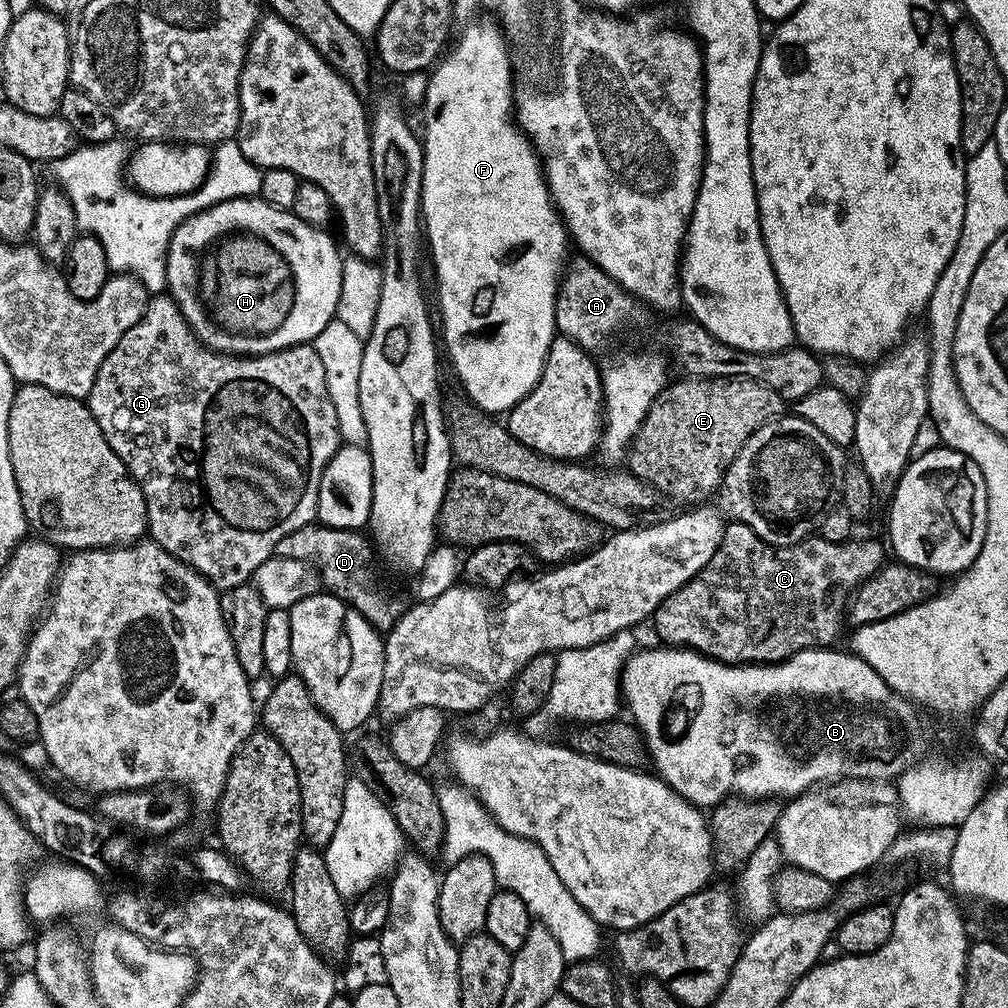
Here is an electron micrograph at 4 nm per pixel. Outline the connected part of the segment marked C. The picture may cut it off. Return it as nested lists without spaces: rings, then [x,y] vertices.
[[[729,523],[724,530],[724,537],[710,562],[700,571],[694,579],[685,582],[677,592],[672,592],[664,601],[656,607],[654,621],[656,620],[656,632],[661,636],[665,645],[673,648],[687,648],[695,650],[701,656],[706,656],[710,660],[719,660],[722,664],[778,664],[781,660],[788,660],[794,654],[805,652],[811,648],[831,649],[832,644],[840,636],[840,631],[846,628],[846,609],[850,603],[850,597],[865,580],[868,580],[885,563],[886,548],[873,538],[868,541],[847,540],[839,544],[838,542],[826,542],[819,538],[809,538],[800,544],[792,544],[789,548],[775,548],[768,544],[750,526],[745,524]]]

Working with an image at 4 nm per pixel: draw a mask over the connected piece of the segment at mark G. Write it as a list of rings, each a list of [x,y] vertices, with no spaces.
[[[168,294],[153,295],[144,308],[142,318],[130,330],[126,330],[126,334],[122,334],[118,346],[114,346],[114,350],[102,362],[86,403],[106,442],[110,442],[114,454],[118,454],[142,490],[148,515],[147,535],[151,543],[162,546],[162,550],[183,564],[190,565],[201,576],[212,581],[218,590],[249,583],[258,566],[273,556],[278,542],[282,542],[286,534],[294,534],[294,530],[317,519],[316,508],[323,470],[342,447],[338,414],[334,412],[334,402],[330,402],[330,390],[326,390],[326,369],[311,343],[296,344],[293,348],[283,348],[265,356],[236,356],[214,352],[192,333],[179,306]]]

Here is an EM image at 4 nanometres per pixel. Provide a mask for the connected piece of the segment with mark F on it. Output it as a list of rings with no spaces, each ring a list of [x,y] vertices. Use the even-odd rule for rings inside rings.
[[[484,20],[481,24],[472,24],[464,33],[460,36],[460,41],[456,44],[456,49],[452,53],[445,55],[443,59],[435,65],[434,71],[428,77],[428,89],[424,95],[424,102],[422,105],[422,111],[424,111],[424,132],[422,131],[422,143],[424,146],[424,177],[422,178],[422,194],[420,195],[420,210],[422,213],[422,228],[426,233],[426,244],[432,247],[432,264],[436,267],[436,292],[440,295],[440,316],[438,312],[438,320],[444,323],[444,336],[442,332],[442,344],[448,347],[448,356],[452,359],[452,368],[456,371],[456,376],[460,379],[460,384],[464,387],[463,395],[467,397],[469,401],[475,407],[481,408],[483,412],[489,414],[507,414],[512,411],[512,408],[519,402],[523,396],[528,396],[530,390],[540,381],[540,375],[544,369],[544,363],[546,362],[546,354],[550,350],[554,337],[557,335],[556,330],[556,293],[560,286],[562,279],[562,269],[566,264],[566,255],[564,251],[570,247],[570,237],[564,221],[561,219],[560,213],[557,211],[556,205],[553,204],[552,195],[549,192],[548,182],[545,179],[545,171],[542,167],[541,157],[538,155],[536,149],[533,147],[531,140],[520,130],[514,123],[514,103],[513,103],[513,89],[514,89],[514,60],[510,55],[510,44],[506,39],[504,32],[501,29],[499,23]]]

